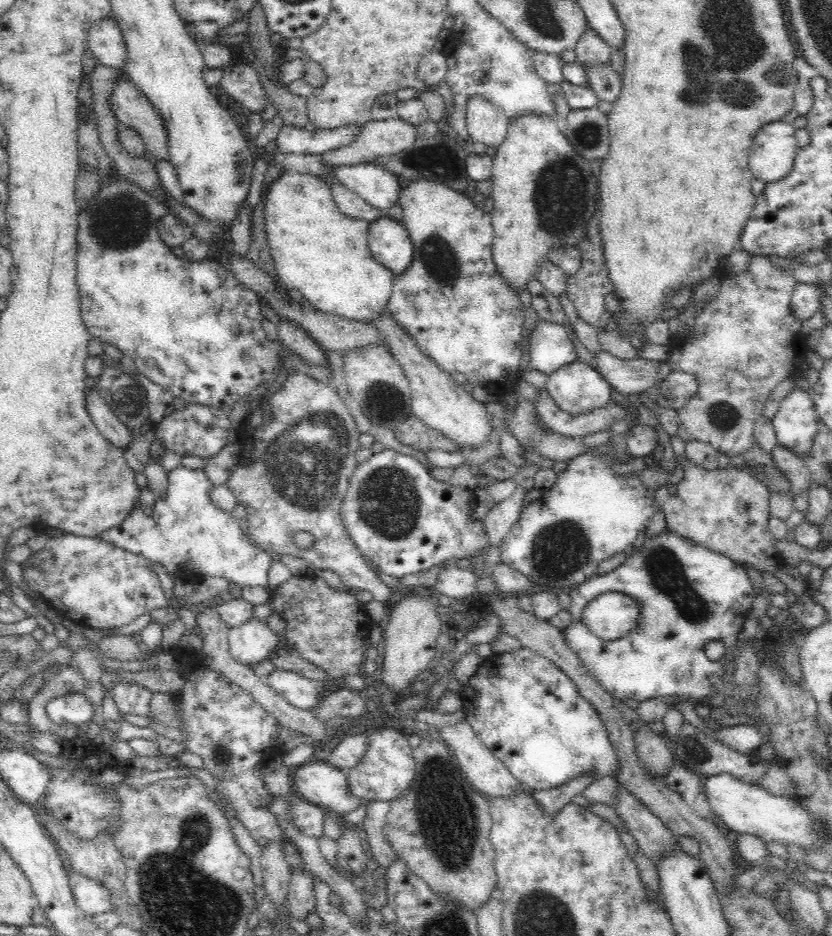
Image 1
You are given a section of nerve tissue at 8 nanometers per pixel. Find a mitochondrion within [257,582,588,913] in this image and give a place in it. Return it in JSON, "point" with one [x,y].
{"point":[448,818]}

